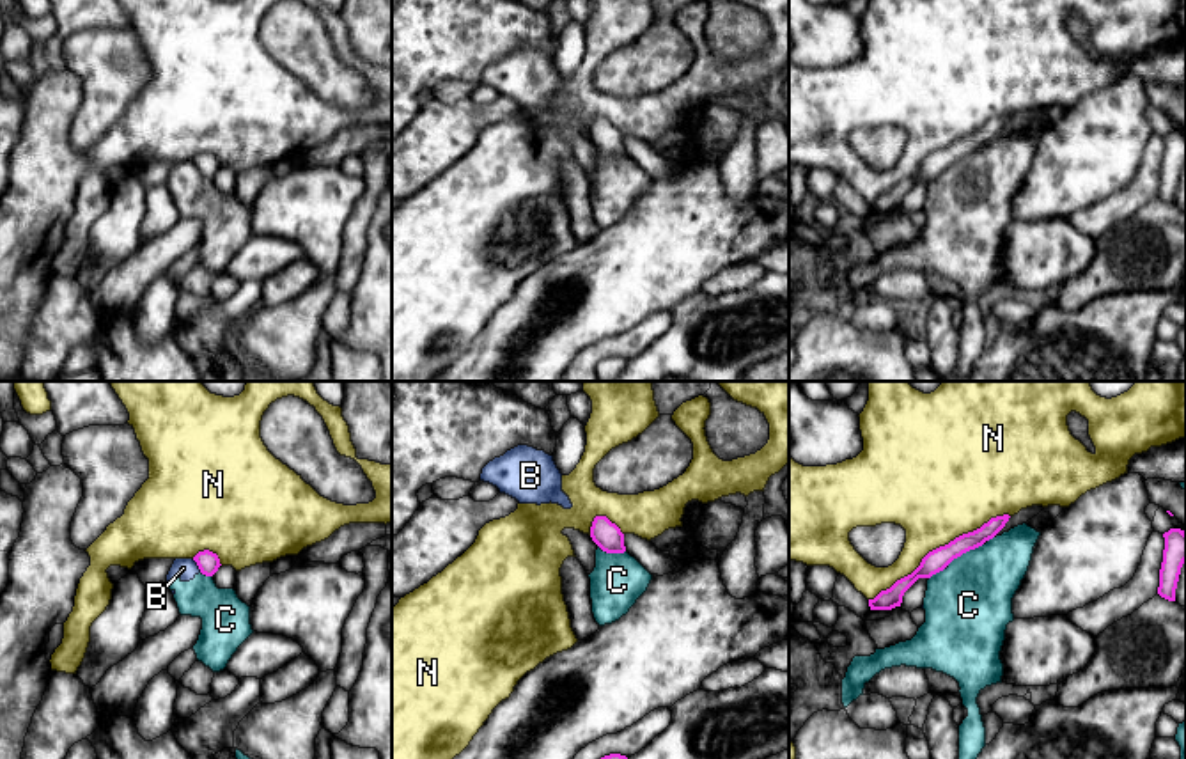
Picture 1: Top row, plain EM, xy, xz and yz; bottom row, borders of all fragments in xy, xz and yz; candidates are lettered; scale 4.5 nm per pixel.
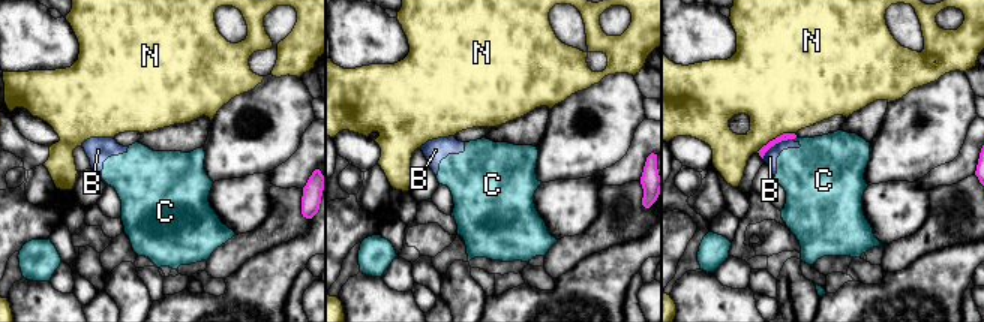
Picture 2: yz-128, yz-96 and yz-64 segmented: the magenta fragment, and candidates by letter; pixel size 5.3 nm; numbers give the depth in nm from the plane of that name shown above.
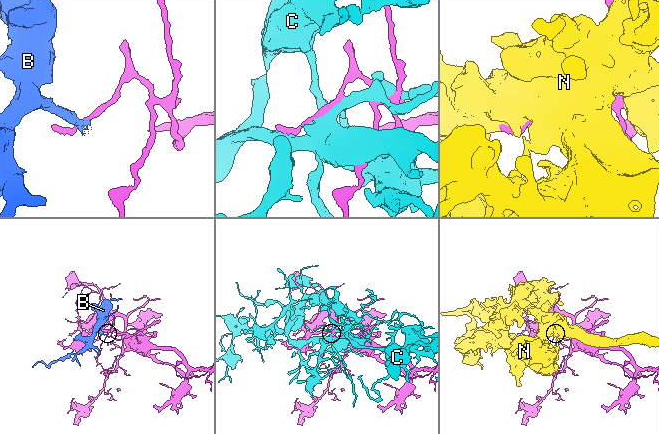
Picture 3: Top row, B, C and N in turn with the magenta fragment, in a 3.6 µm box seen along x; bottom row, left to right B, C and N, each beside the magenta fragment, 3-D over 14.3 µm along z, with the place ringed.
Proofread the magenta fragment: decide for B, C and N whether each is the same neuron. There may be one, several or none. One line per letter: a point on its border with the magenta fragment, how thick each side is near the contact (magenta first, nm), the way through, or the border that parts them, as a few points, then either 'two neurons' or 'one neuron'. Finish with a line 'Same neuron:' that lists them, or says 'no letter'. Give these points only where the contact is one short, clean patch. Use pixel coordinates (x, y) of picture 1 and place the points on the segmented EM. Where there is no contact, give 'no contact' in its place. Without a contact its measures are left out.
B: meets magenta in xy at (197, 564); 100 nm thick on the magenta side, 100 nm on the other; border along xy (192, 559), (201, 571); two neurons
C: meets magenta in yz at (965, 552); 100 nm thick on the magenta side, 400 nm on the other; two neurons
N: meets magenta in yz at (940, 547); 100 nm thick on the magenta side, 460 nm on the other; two neurons
Same neuron: no letter

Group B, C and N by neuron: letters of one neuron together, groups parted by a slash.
B C / N

